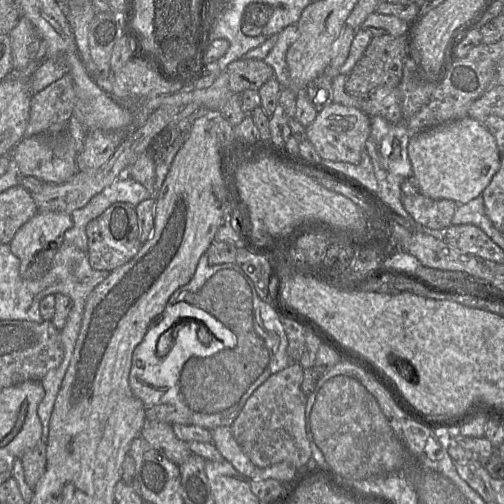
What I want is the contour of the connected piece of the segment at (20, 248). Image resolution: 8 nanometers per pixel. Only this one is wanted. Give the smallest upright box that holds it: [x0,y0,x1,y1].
[9,211,73,280]

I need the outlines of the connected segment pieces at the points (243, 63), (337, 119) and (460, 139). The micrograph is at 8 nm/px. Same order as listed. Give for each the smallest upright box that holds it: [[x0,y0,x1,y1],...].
[[226,59,274,95],[306,102,370,164],[408,116,500,205]]

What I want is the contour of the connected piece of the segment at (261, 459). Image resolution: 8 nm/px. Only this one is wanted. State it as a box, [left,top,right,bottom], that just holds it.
[231,362,312,475]

